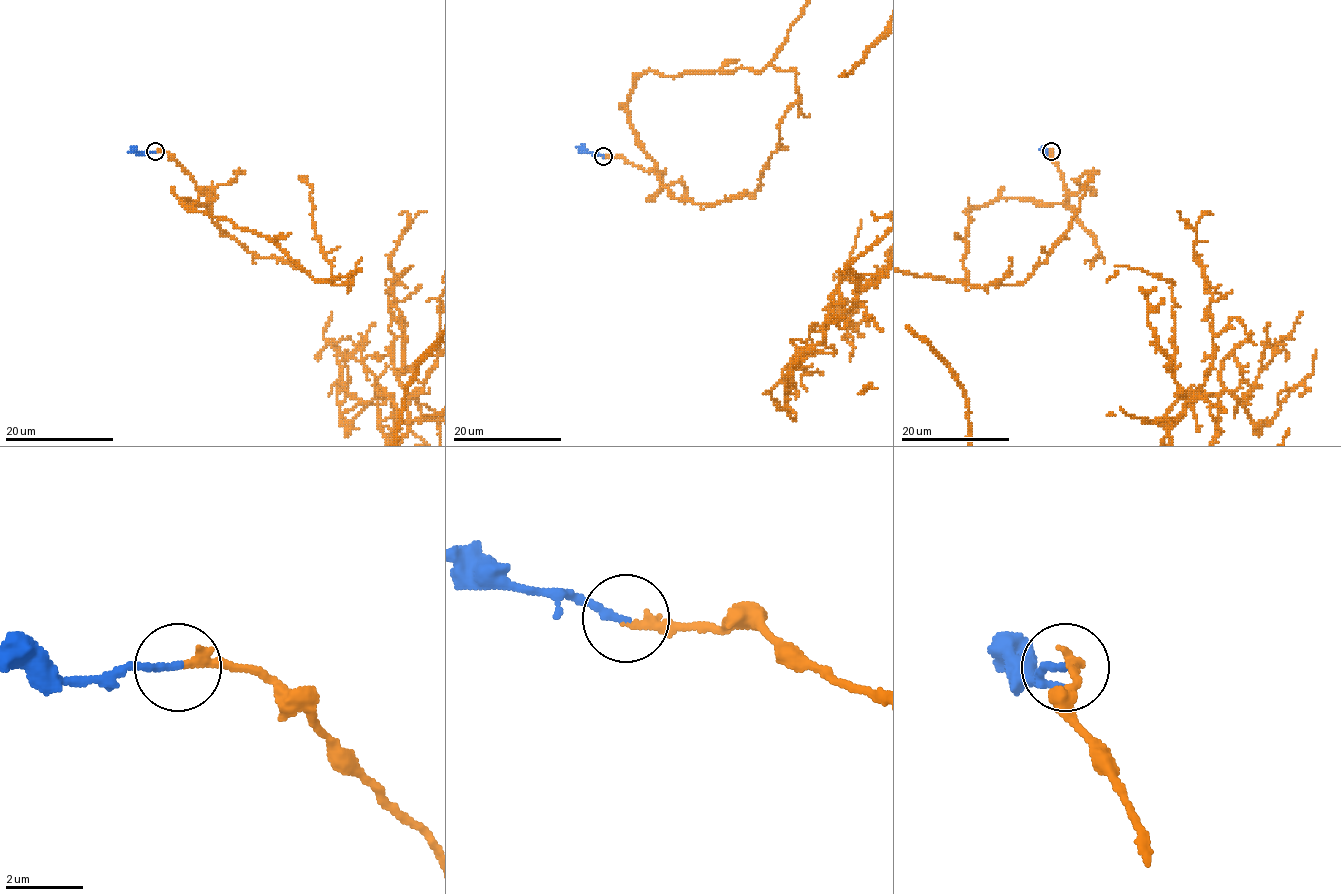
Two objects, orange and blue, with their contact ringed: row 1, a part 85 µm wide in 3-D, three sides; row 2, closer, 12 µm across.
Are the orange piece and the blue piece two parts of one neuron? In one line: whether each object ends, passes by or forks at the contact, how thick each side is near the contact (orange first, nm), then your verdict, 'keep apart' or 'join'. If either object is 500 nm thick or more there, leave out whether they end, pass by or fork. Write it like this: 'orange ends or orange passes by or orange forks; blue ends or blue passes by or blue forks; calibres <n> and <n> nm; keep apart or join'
orange ends; blue ends; calibres 240 and 200 nm; join

